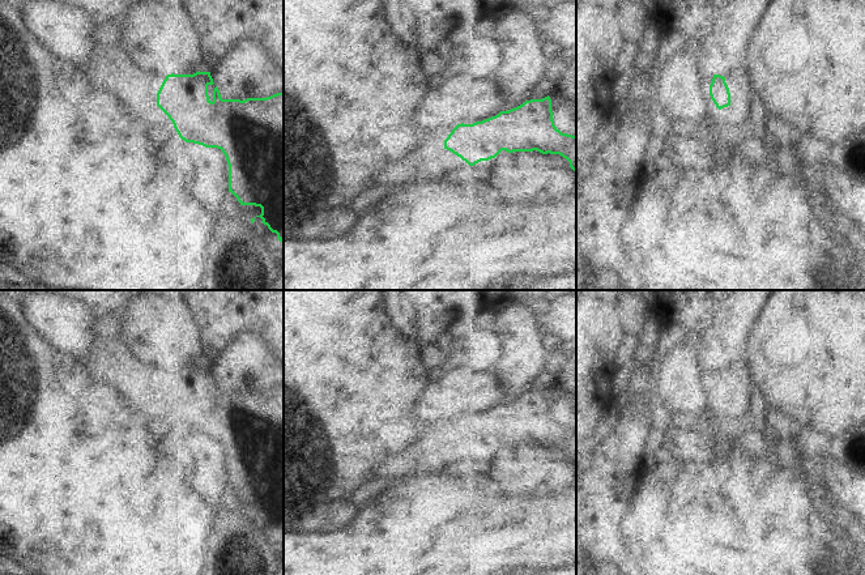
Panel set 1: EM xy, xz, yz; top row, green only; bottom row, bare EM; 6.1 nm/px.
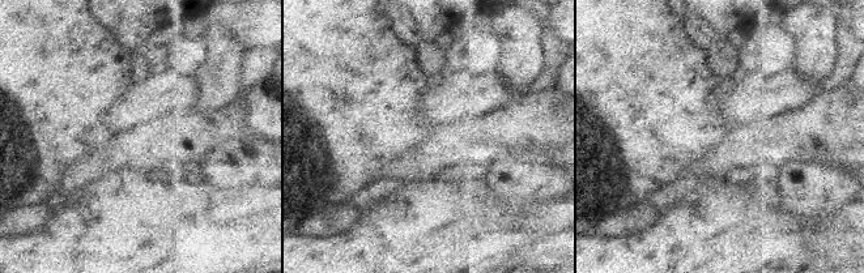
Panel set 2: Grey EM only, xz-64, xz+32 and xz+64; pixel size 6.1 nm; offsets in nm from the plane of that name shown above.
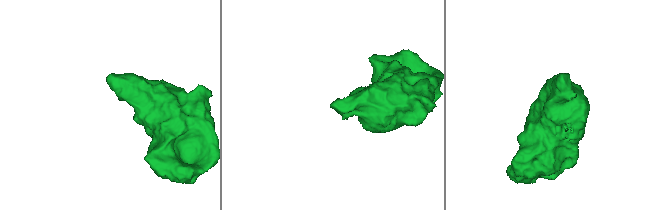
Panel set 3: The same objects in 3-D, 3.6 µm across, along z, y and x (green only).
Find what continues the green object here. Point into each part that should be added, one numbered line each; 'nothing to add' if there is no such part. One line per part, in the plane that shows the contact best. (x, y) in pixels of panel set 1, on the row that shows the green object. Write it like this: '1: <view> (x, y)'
1: xy (111, 68)

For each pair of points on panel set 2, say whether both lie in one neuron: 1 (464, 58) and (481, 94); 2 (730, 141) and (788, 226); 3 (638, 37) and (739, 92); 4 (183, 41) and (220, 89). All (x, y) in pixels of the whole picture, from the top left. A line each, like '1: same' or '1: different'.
1: different
2: different
3: different
4: different

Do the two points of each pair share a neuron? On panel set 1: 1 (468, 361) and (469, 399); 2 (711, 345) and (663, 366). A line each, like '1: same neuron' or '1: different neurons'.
1: different neurons
2: different neurons

